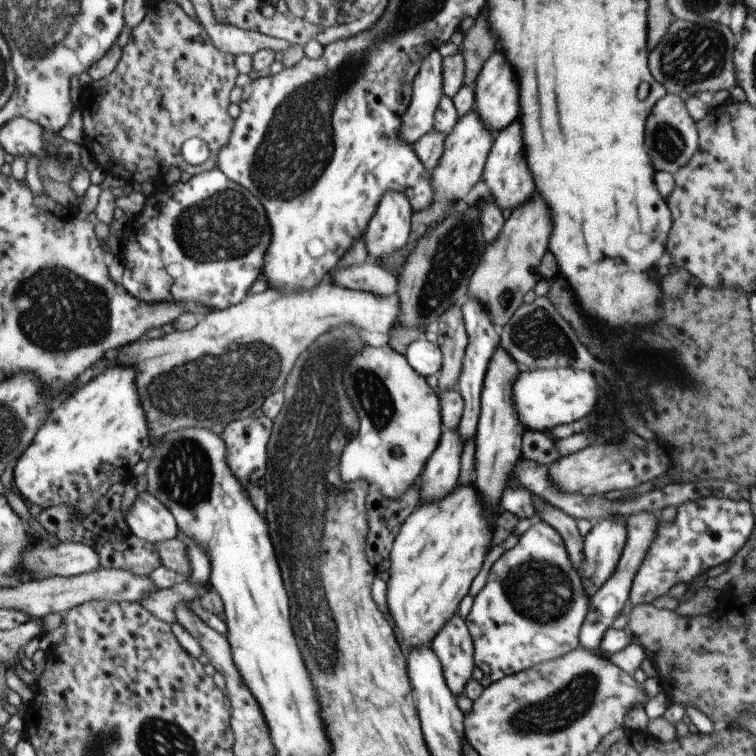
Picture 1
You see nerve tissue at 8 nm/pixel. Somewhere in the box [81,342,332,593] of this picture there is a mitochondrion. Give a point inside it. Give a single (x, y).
(183, 471)

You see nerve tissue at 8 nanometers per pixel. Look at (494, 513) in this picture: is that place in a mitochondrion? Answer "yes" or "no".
no

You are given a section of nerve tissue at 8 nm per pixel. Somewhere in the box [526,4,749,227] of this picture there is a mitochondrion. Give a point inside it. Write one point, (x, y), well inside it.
(697, 54)

